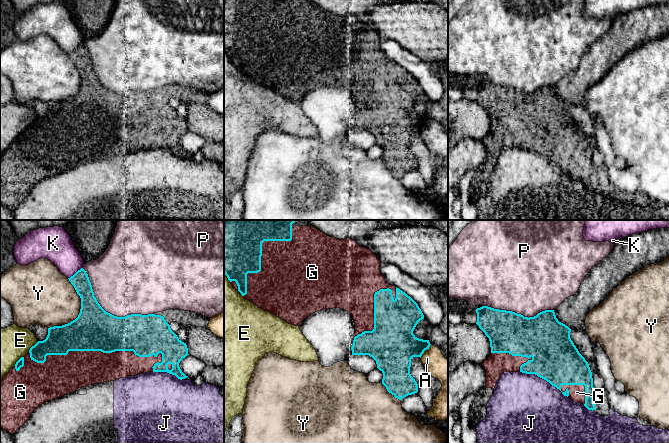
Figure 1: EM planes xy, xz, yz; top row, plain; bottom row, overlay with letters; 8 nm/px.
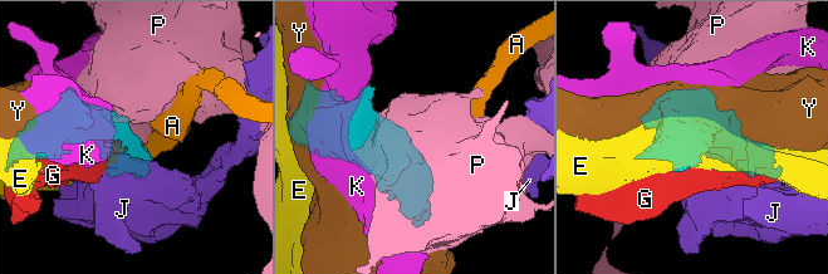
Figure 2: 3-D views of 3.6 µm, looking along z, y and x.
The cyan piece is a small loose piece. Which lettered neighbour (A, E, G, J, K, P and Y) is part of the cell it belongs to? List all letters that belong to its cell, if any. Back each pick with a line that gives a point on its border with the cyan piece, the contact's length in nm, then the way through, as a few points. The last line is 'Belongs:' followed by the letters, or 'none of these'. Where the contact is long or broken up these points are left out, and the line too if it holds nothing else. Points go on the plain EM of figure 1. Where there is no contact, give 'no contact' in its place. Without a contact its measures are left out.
G: meets cyan in xy at (95, 126); contact 1050 nm long
Belongs: G

